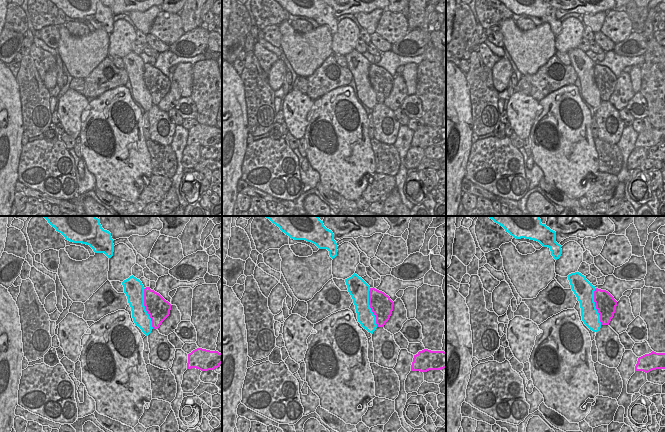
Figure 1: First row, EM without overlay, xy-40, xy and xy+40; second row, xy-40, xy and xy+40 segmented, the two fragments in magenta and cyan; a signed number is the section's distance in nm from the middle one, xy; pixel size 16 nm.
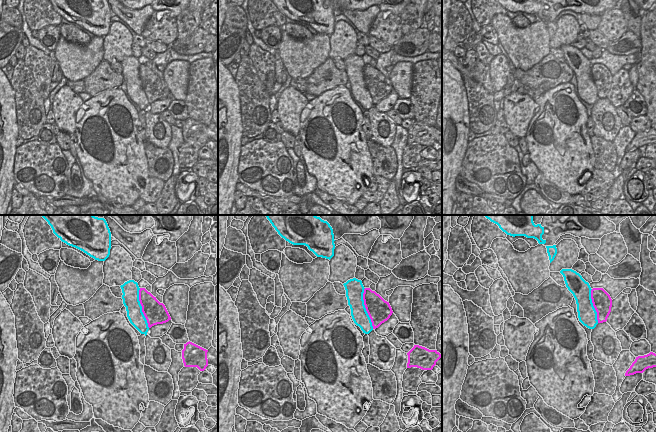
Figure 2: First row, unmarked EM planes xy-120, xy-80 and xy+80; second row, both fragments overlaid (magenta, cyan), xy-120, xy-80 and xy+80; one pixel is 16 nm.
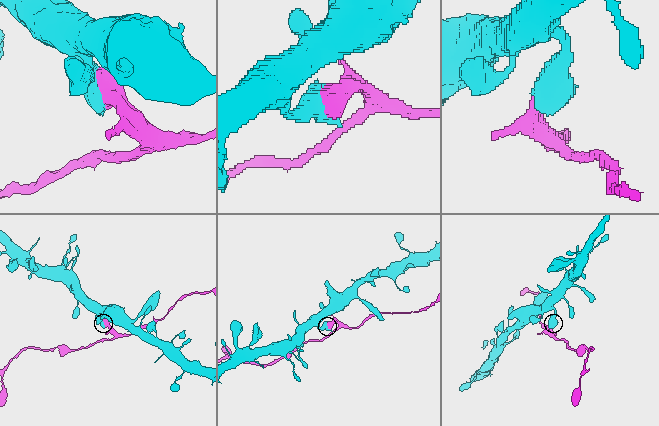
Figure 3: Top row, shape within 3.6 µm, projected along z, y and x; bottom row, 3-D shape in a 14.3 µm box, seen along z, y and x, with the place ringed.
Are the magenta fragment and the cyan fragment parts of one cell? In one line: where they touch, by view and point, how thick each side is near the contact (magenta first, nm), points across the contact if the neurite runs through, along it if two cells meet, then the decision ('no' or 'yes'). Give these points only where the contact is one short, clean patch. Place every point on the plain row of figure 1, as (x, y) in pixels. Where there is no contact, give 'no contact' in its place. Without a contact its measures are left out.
meets magenta in xy-40 at (145, 84); 360 nm thick on the magenta side, 280 nm on the other; no

